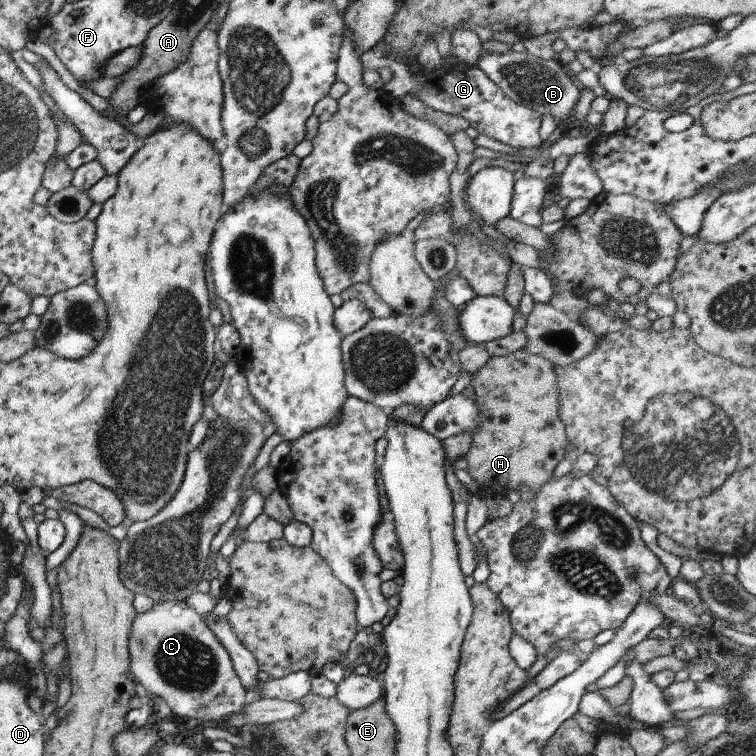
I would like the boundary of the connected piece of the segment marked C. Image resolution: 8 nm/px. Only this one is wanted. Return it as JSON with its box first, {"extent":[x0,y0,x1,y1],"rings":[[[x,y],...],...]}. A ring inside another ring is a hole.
{"extent":[127,601,248,722],"rings":[[[161,601],[156,605],[154,604],[151,607],[151,610],[136,614],[132,622],[132,627],[130,628],[127,642],[128,655],[130,656],[130,671],[133,673],[134,680],[137,684],[143,686],[147,693],[153,694],[153,696],[157,696],[157,698],[164,700],[165,704],[169,706],[175,717],[197,718],[197,720],[203,720],[203,722],[223,722],[229,715],[239,712],[245,706],[248,700],[247,692],[243,688],[236,672],[233,670],[230,656],[227,654],[225,648],[223,648],[223,645],[215,638],[215,635],[210,632],[209,627],[204,623],[201,616],[195,613],[195,610],[191,609],[185,601]]]}

